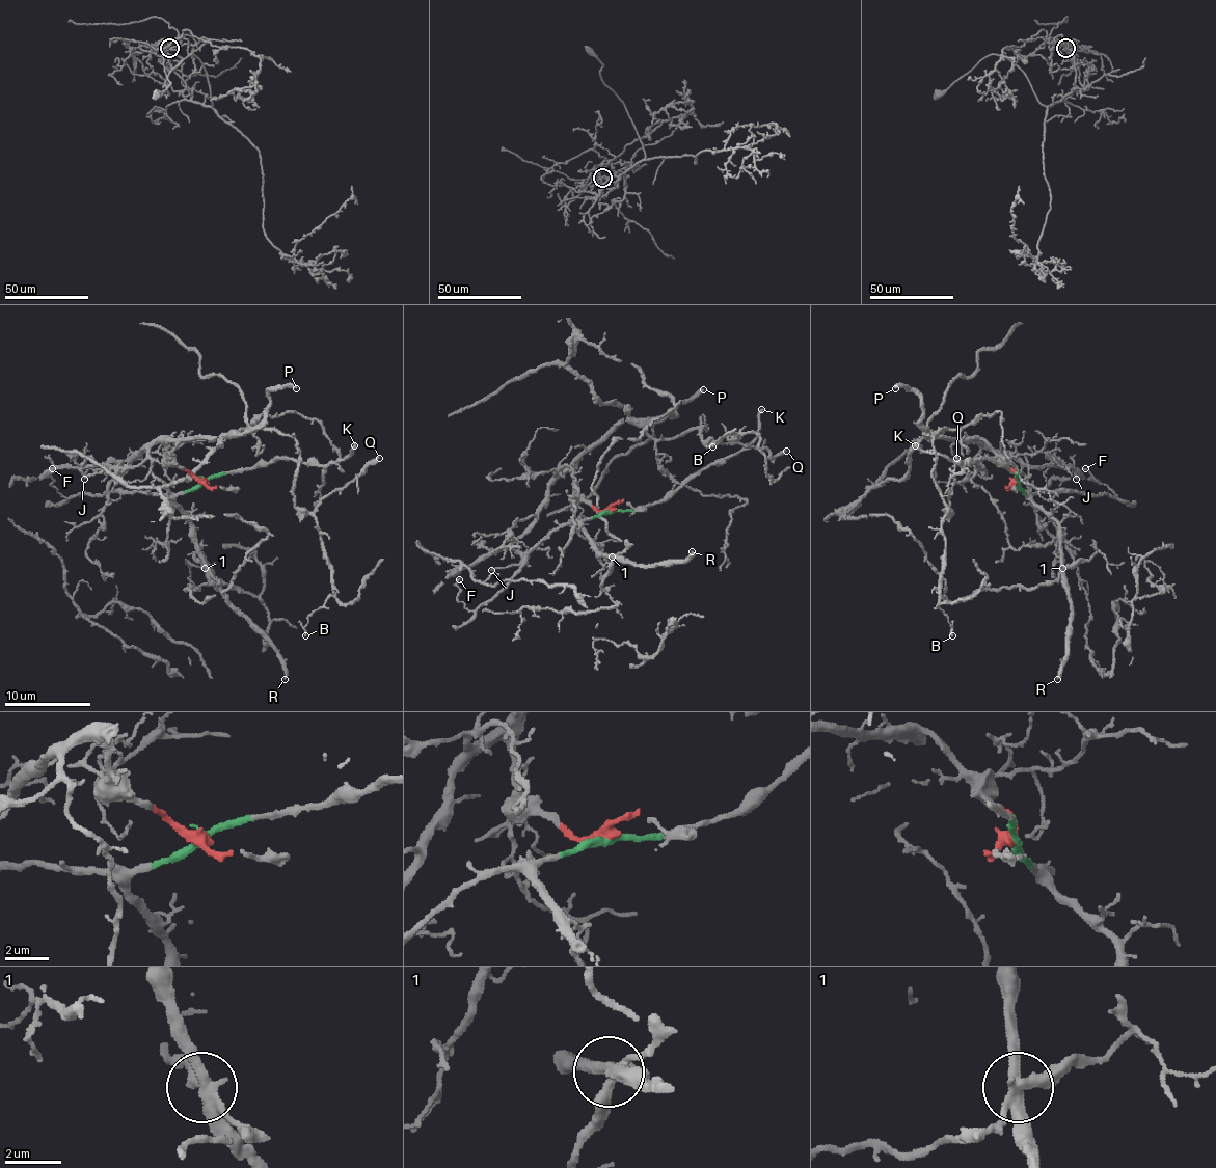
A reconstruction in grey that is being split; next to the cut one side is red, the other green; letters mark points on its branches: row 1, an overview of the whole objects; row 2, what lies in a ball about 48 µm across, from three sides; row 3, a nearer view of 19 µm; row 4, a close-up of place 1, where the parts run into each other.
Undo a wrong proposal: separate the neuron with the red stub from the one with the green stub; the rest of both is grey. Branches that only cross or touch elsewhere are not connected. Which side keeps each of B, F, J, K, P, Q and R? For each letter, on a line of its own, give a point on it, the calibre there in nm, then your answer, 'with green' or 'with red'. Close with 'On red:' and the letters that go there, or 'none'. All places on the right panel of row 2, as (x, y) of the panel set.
B: place (952, 635); calibre 100 nm; with red
F: place (1085, 468); calibre 160 nm; with green
J: place (1076, 479); calibre 160 nm; with red
K: place (915, 445); calibre 220 nm; with green
P: place (895, 388); calibre 300 nm; with red
Q: place (956, 458); calibre 320 nm; with red
R: place (1057, 679); calibre 300 nm; with green
On red: B, J, P, Q

